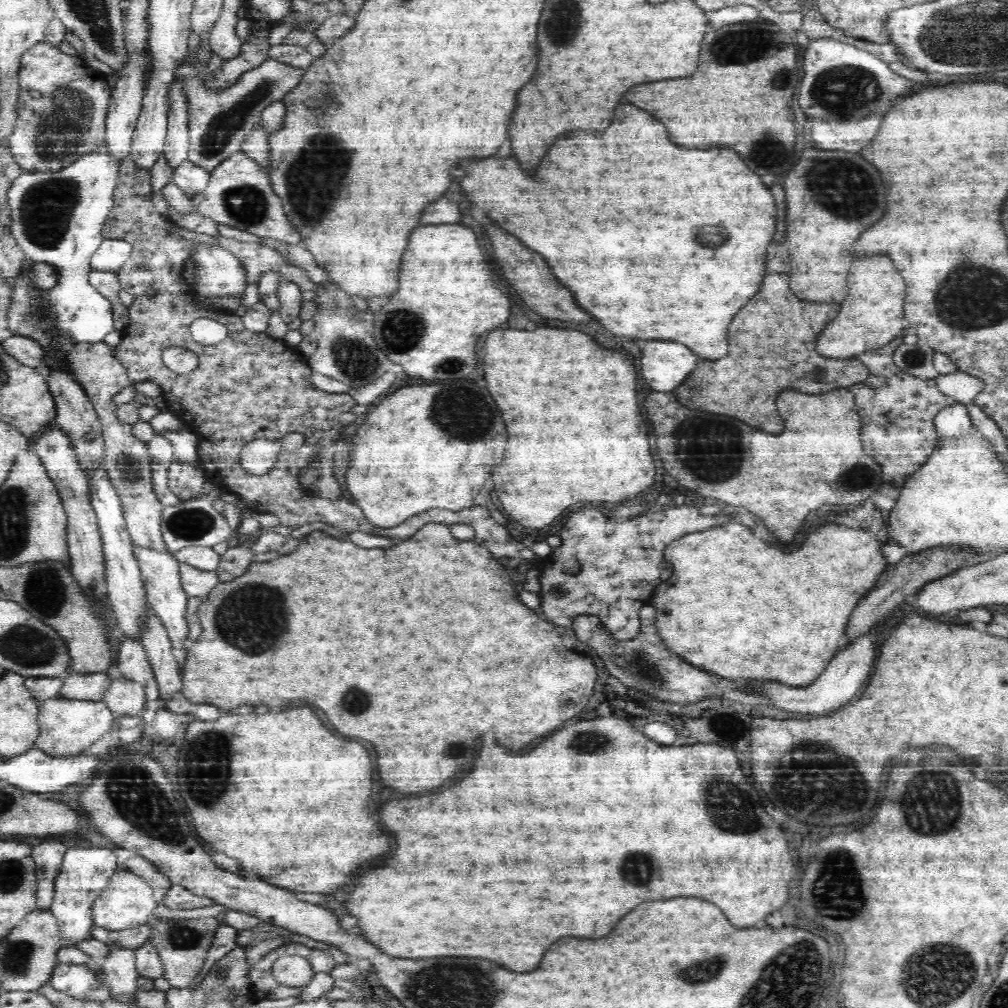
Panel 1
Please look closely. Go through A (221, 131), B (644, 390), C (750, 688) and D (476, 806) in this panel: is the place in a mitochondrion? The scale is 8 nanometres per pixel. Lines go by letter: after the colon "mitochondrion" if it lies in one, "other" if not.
A: mitochondrion
B: other
C: other
D: other

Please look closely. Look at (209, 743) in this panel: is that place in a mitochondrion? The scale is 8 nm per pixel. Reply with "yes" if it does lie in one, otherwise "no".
yes

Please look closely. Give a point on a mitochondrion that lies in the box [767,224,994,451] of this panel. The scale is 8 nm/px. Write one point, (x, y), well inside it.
(915, 358)

